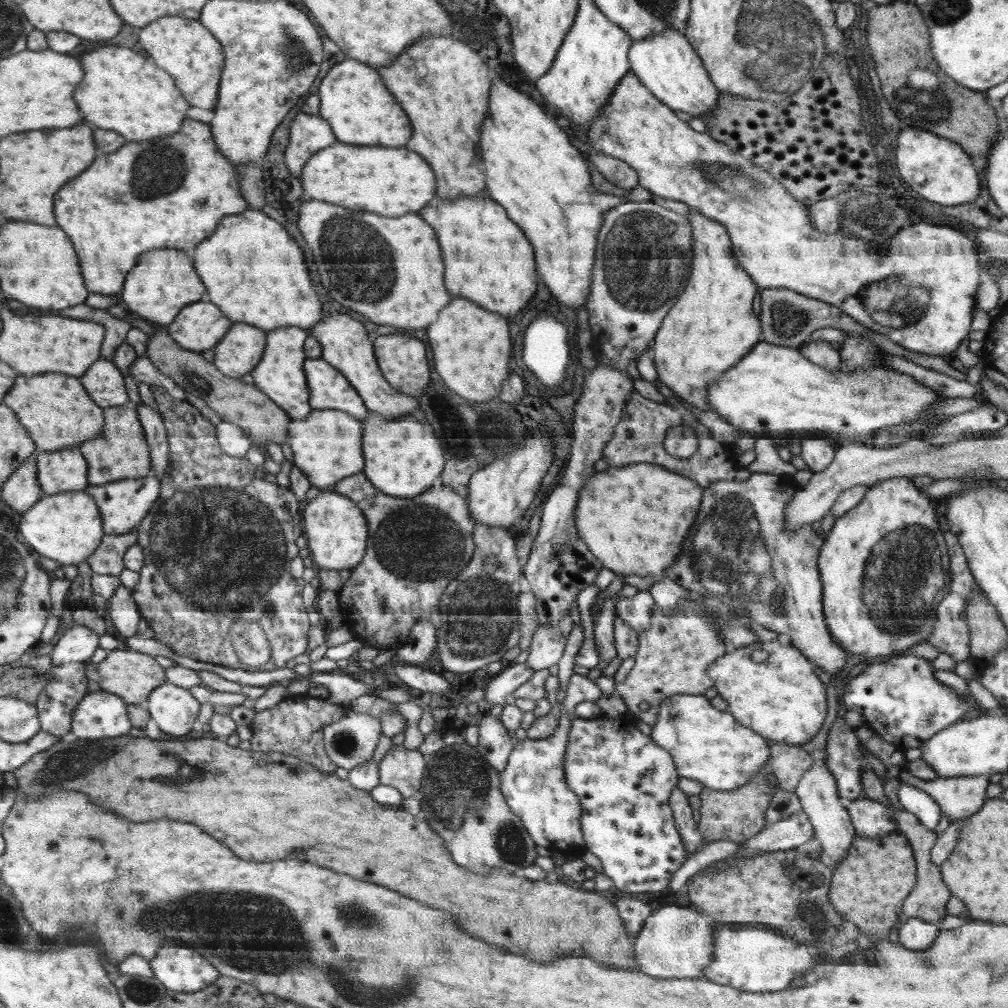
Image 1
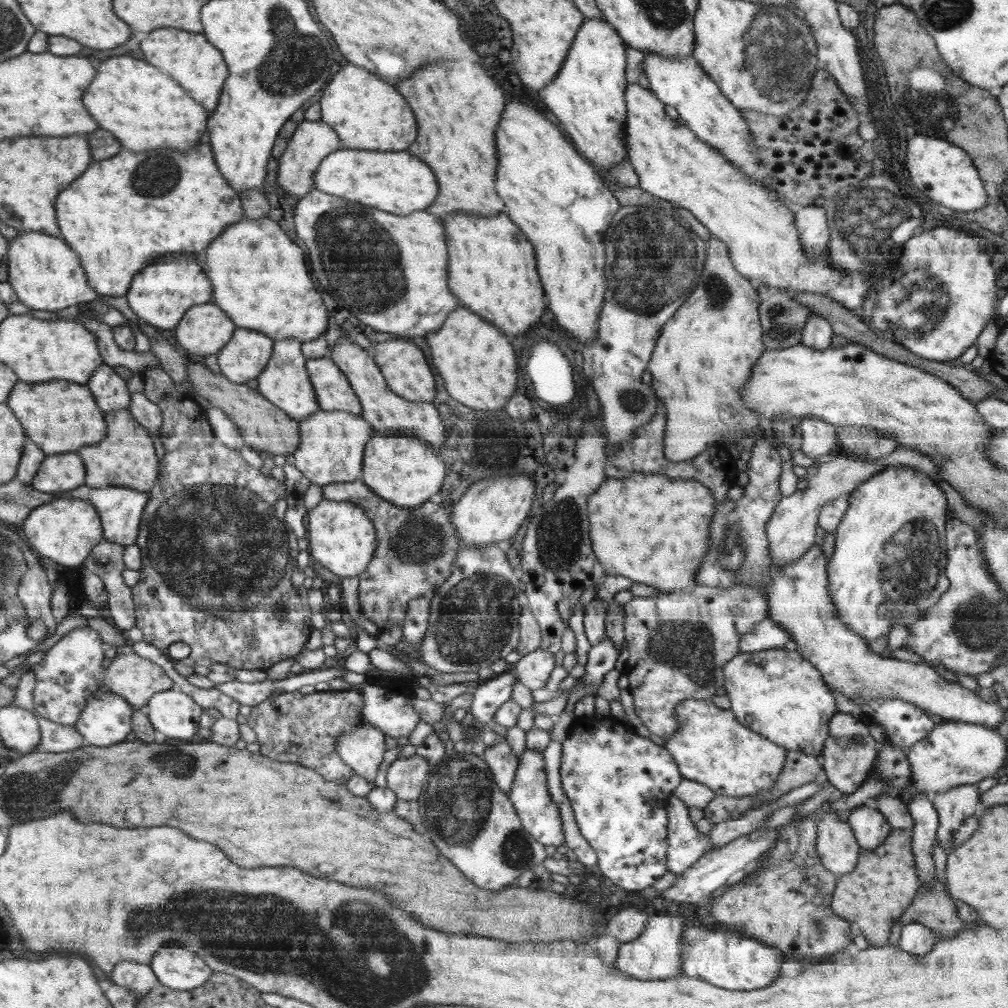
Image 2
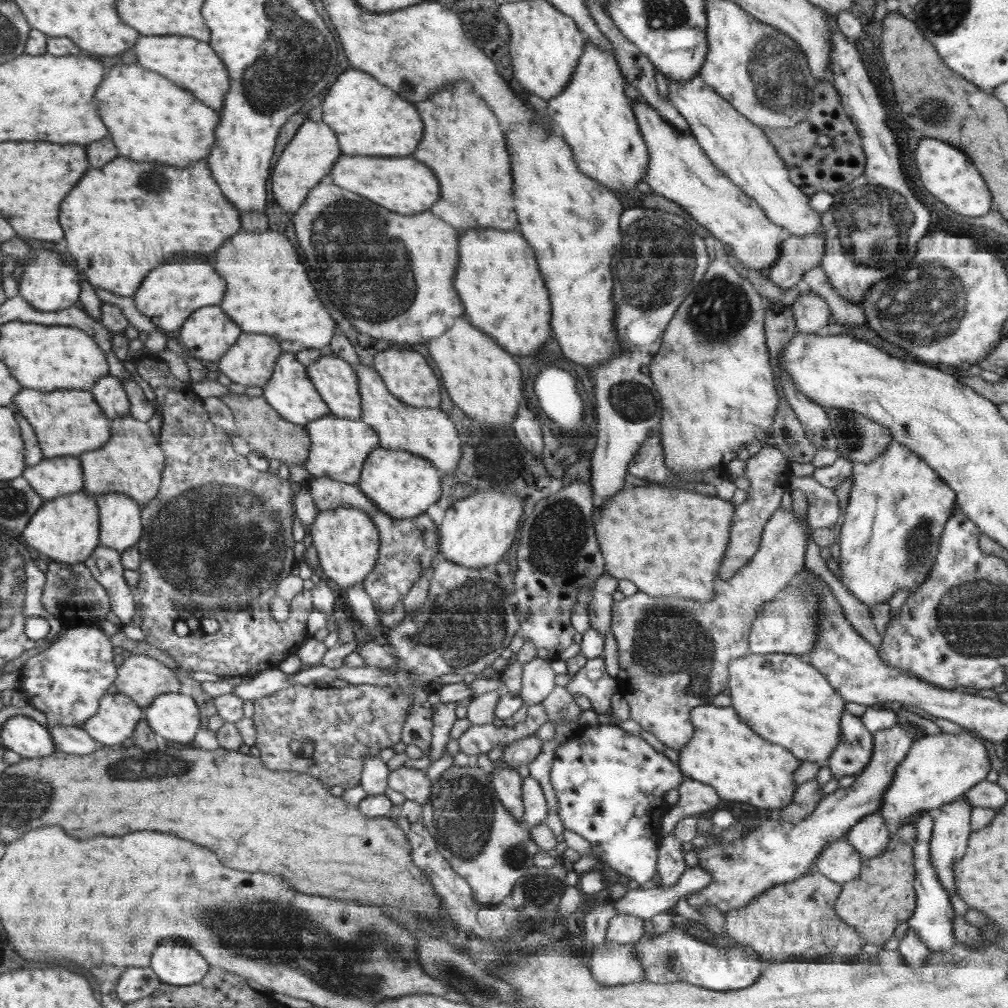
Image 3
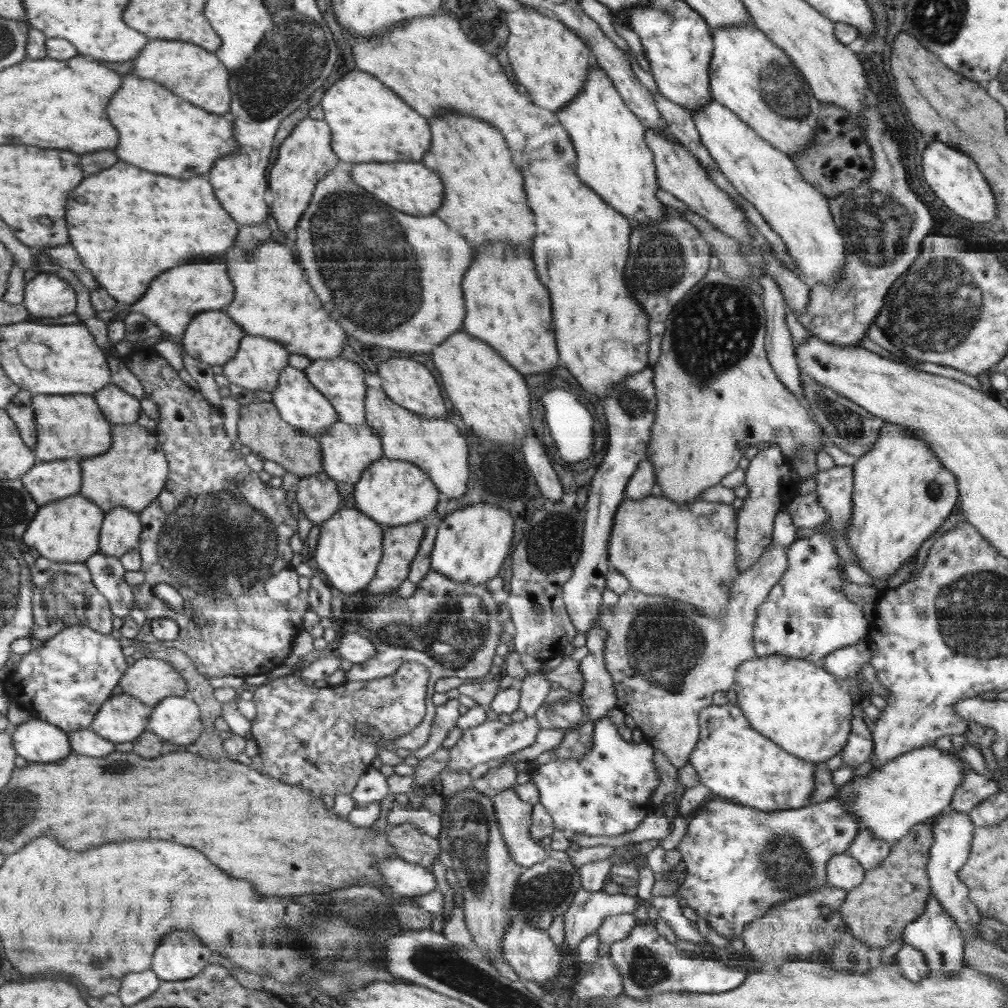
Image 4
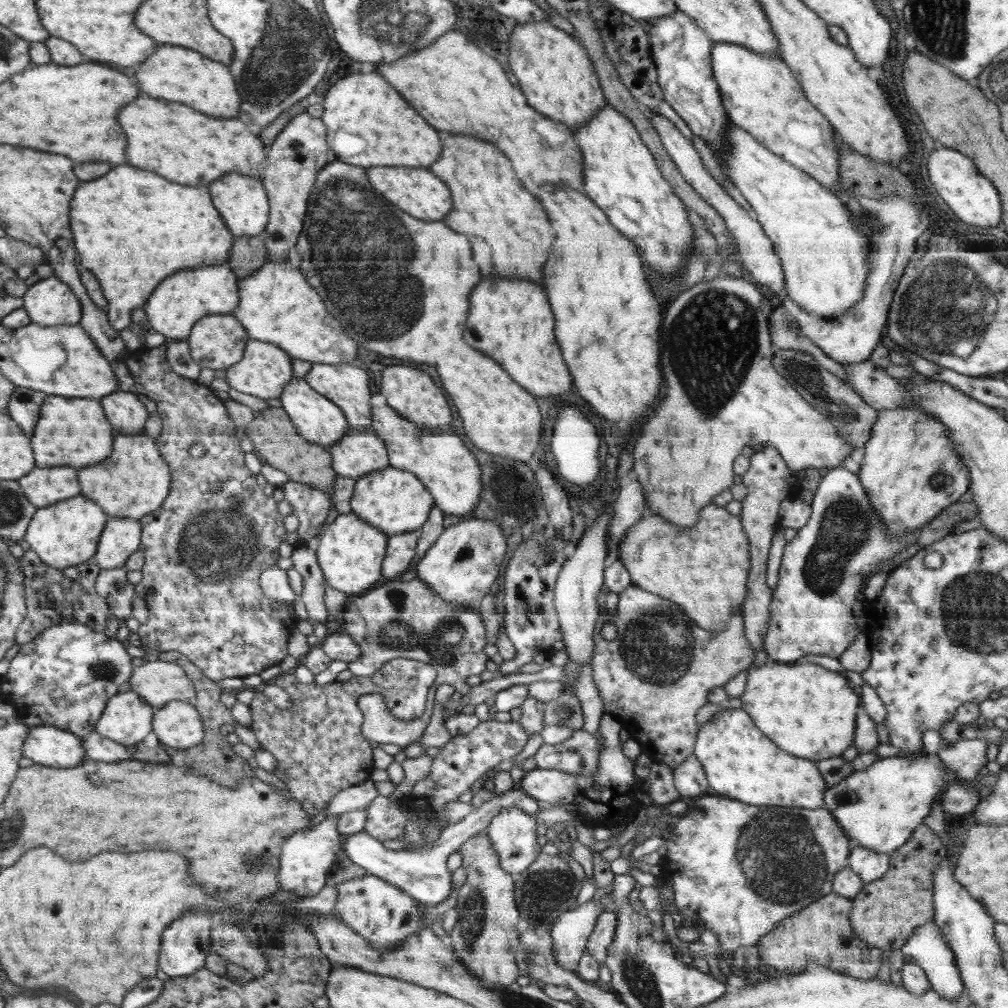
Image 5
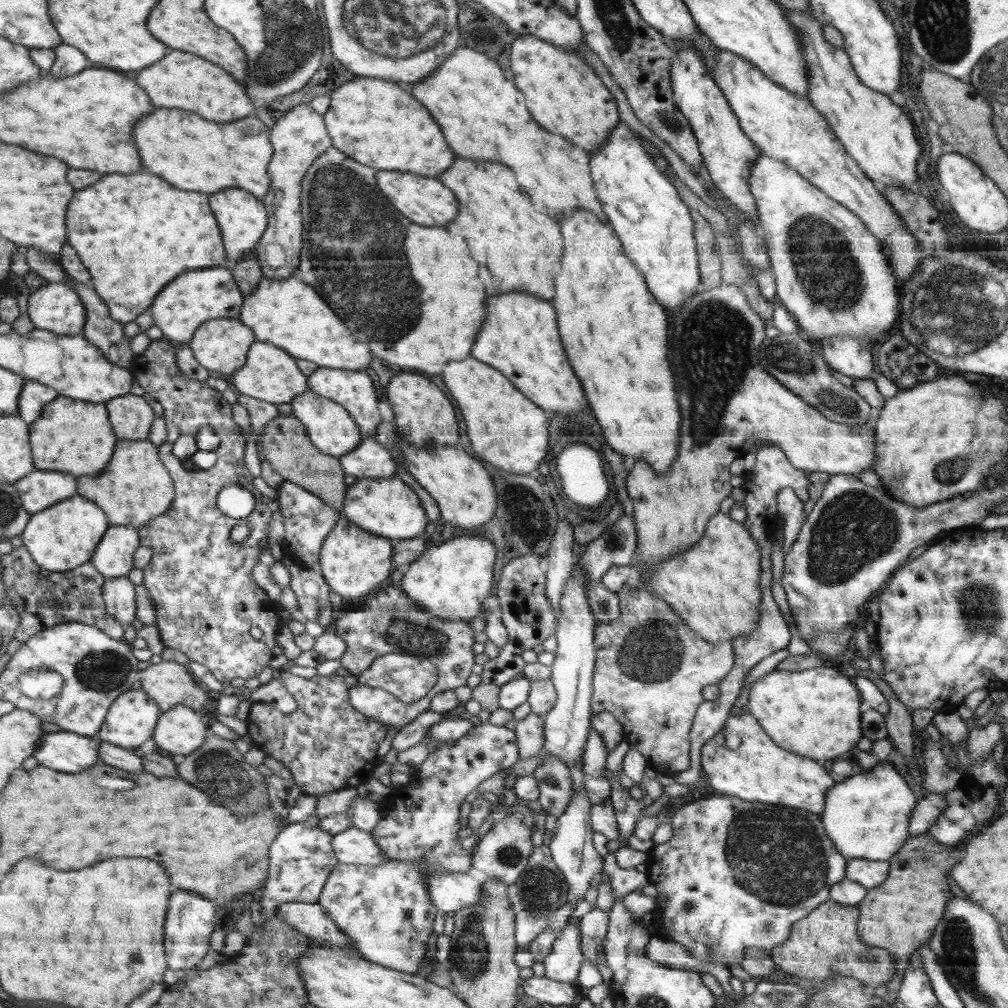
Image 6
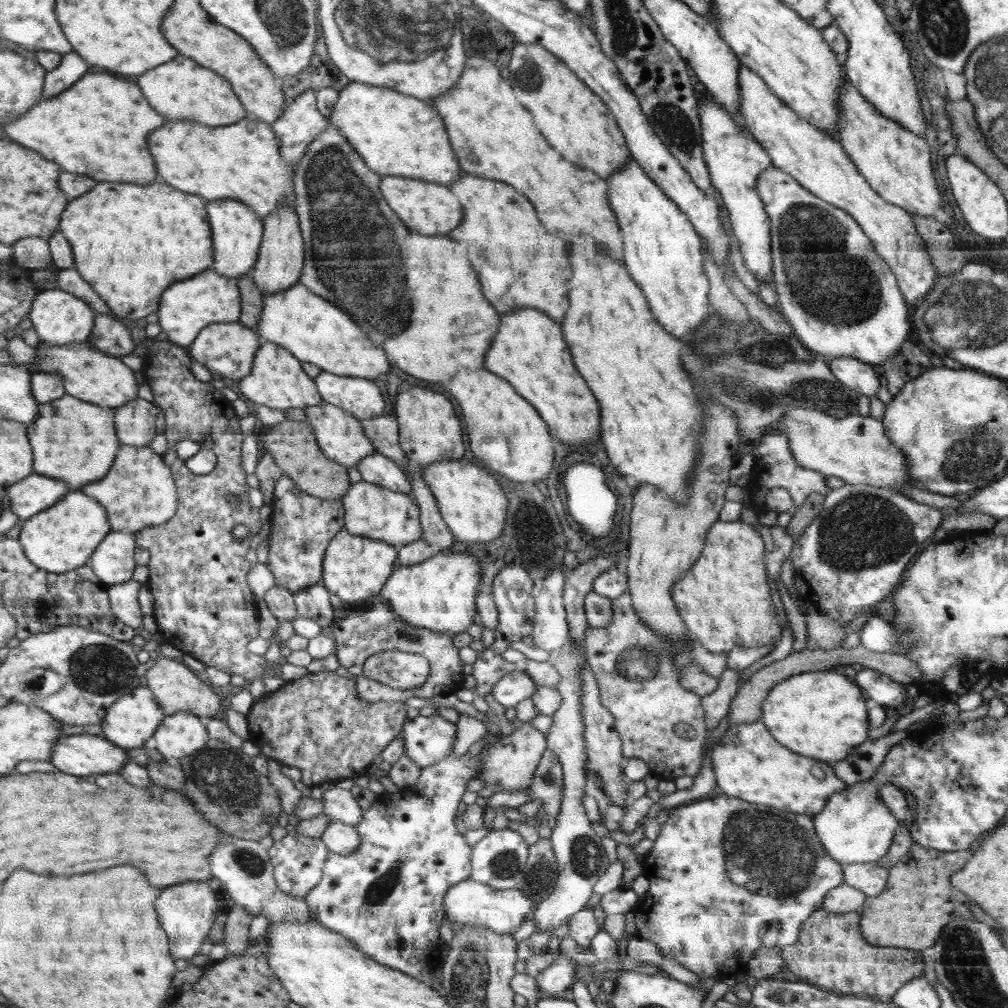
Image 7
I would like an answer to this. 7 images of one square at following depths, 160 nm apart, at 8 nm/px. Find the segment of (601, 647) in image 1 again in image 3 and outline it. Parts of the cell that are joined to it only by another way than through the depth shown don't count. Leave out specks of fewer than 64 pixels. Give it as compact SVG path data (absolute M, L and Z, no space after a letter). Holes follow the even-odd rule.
M603 655L587 659L586 664L572 677L566 685L573 696L586 698L597 714L612 714L610 698L616 692L617 680L605 669Z

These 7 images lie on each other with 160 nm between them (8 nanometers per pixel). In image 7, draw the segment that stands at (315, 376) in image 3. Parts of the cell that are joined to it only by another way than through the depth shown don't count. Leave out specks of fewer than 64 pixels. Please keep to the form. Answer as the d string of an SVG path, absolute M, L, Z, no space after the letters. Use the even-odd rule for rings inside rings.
M322 371L315 378L323 401L343 408L359 420L373 419L384 412L384 400L372 379Z

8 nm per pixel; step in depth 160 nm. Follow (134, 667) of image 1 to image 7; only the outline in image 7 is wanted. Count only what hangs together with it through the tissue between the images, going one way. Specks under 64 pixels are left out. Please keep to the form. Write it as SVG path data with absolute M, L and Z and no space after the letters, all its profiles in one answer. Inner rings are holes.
M160 658L146 671L147 687L155 693L155 698L159 705L163 707L166 716L180 712L200 715L205 718L218 716L216 712L220 710L220 697L216 696L200 678L192 674L192 670L180 659Z

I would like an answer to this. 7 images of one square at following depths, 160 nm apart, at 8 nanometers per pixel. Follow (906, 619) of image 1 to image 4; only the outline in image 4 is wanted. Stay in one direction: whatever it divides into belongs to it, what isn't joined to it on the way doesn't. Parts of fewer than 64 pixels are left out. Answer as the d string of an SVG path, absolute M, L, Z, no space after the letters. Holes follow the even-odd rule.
M762 276L758 283L764 289L761 298L764 299L764 307L767 308L768 315L768 358L771 359L772 366L775 367L776 374L779 374L784 386L795 395L795 398L804 407L807 407L808 405L802 399L803 394L799 379L801 370L799 364L796 363L792 336L785 322L787 305L784 301L784 295L776 285L776 281L770 277ZM888 422L874 448L860 458L840 450L839 446L829 442L825 434L823 450L830 454L836 466L849 466L854 470L854 513L846 540L850 550L857 556L856 565L871 576L872 586L881 588L904 562L916 554L920 544L932 536L932 532L936 532L936 528L940 528L956 508L959 486L956 486L955 474L940 462L926 441L912 436L902 425Z

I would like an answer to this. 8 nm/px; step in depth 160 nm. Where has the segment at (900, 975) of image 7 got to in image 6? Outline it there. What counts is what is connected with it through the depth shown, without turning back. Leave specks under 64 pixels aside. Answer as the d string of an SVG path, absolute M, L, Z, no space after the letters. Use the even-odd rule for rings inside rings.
M832 900L823 902L802 921L795 922L786 942L769 950L773 963L782 972L808 978L818 982L819 986L833 982L835 976L859 979L868 989L887 985L898 967L894 966L890 952L880 947L872 948L859 937L859 913L860 910L854 905Z

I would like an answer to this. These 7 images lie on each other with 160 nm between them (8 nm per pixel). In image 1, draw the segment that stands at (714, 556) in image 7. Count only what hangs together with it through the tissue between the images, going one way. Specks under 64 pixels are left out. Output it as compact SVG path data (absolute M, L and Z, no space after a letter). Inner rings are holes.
M639 462L628 466L609 466L606 470L593 474L580 490L580 506L576 507L575 525L592 554L606 568L617 574L653 576L657 583L666 577L664 571L672 566L682 550L680 546L686 540L703 500L703 489L696 481L657 464Z

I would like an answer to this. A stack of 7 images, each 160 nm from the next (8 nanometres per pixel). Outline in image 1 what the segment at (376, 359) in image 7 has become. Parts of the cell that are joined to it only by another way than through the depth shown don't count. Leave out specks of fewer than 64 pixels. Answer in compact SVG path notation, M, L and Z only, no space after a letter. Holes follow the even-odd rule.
M256 209L245 210L243 213L234 214L228 217L224 217L220 222L215 232L210 237L205 238L200 242L200 246L196 248L196 256L194 256L194 262L196 262L196 270L200 270L200 278L204 278L204 286L208 286L208 296L210 296L210 302L216 302L216 306L220 306L220 310L224 310L224 314L228 314L228 318L232 318L232 322L248 322L248 325L259 327L266 332L280 329L280 327L297 327L304 329L306 332L310 332L312 327L316 327L320 319L320 300L318 300L318 294L314 292L314 286L312 286L312 280L308 276L308 270L304 266L304 260L302 260L302 252L300 252L300 246L288 236L288 232L272 218L266 216L266 212L258 212Z

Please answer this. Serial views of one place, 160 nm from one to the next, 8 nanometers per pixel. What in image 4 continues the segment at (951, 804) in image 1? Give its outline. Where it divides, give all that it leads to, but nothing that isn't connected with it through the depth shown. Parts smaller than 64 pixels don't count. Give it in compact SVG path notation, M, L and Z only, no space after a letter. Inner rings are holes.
M947 809L944 816L933 826L935 841L931 846L931 858L927 864L928 879L931 884L931 893L934 893L938 904L956 921L960 927L963 939L971 940L978 933L980 924L980 912L978 908L968 900L968 888L958 880L956 872L964 866L968 854L970 854L970 842L974 824L968 813Z

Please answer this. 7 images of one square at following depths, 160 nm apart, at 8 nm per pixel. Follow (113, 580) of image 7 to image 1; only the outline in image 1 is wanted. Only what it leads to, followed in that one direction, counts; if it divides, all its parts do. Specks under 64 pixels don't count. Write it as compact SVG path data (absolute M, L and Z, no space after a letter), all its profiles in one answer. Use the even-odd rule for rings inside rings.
M151 473L144 478L122 479L96 486L88 485L84 491L94 495L98 503L106 535L126 534L139 525L139 522L150 512L151 506L158 500L160 479Z

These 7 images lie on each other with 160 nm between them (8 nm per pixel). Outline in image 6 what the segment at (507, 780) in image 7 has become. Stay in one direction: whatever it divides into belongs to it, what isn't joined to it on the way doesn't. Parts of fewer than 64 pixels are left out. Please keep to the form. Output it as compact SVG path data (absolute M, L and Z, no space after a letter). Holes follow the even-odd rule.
M532 712L516 722L515 733L521 752L519 759L532 758L540 753L546 741L545 726L545 718Z

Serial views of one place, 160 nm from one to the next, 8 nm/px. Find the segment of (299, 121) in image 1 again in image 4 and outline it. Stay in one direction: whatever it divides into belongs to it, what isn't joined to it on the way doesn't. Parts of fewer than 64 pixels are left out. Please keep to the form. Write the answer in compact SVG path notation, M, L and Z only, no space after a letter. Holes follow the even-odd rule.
M306 117L294 127L274 155L270 176L271 216L285 235L297 227L302 213L308 208L316 183L340 161L331 146L331 137L332 130L326 121Z

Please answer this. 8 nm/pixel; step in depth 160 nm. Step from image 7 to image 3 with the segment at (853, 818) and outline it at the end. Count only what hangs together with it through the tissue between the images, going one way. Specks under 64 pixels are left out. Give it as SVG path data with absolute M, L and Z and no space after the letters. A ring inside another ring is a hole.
M966 730L956 735L942 732L920 737L911 747L907 759L900 764L895 782L884 794L878 813L887 820L887 825L901 827L907 824L908 819L915 819L926 811L938 811L985 781L992 770L985 741L970 734L970 731L966 733Z

